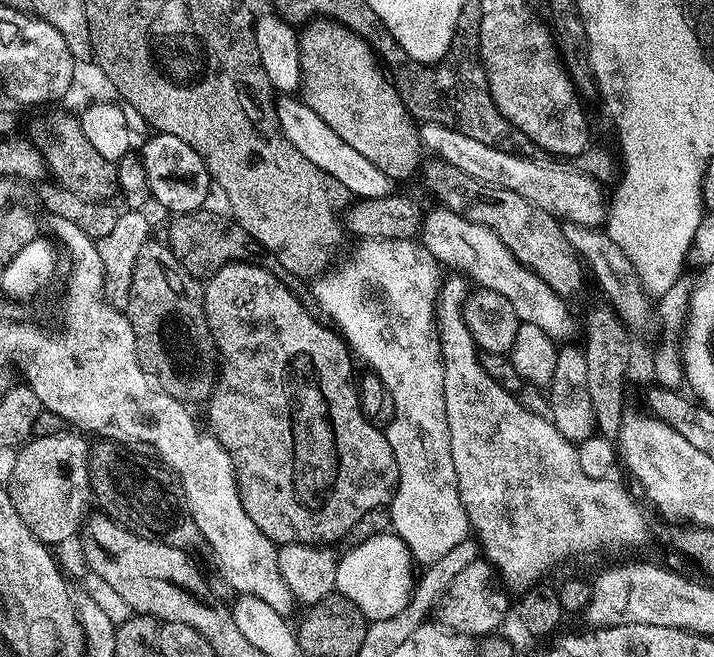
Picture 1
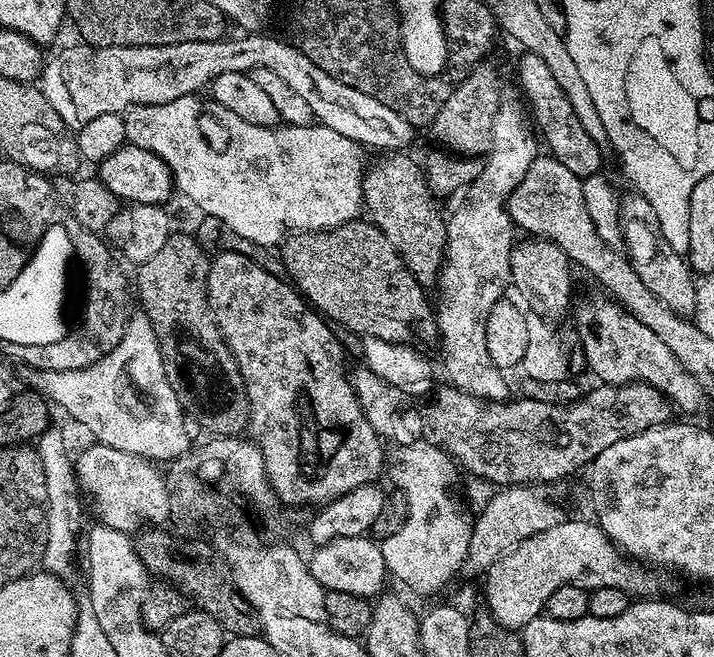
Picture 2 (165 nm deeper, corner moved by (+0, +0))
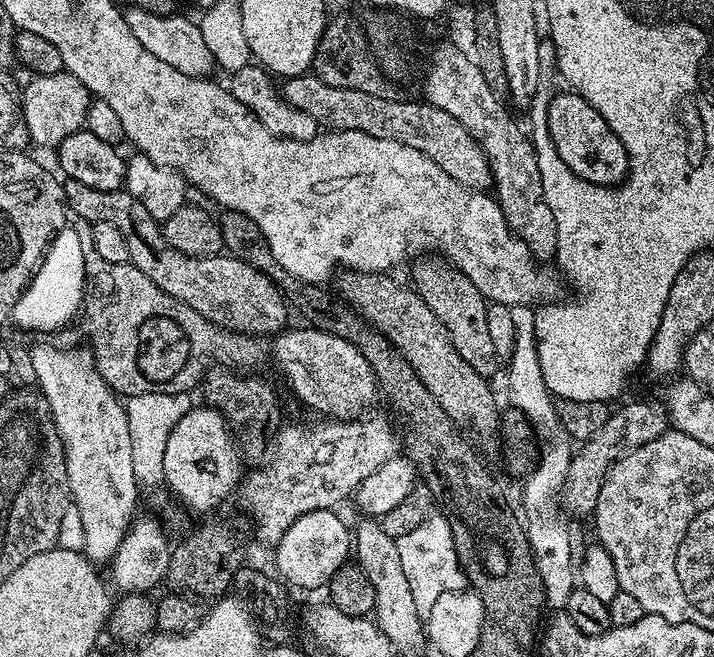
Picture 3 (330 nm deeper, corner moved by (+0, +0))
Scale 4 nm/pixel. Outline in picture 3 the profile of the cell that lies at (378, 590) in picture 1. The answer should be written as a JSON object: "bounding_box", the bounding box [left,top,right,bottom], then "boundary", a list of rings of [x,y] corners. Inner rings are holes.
{"bounding_box":[274,510,354,589],"boundary":[[[314,510],[298,518],[298,522],[294,522],[294,526],[290,526],[286,534],[282,534],[282,538],[274,545],[277,568],[275,571],[281,581],[287,582],[293,589],[323,589],[328,579],[346,563],[354,548],[354,536],[349,525],[347,528],[336,514],[332,510]]]}

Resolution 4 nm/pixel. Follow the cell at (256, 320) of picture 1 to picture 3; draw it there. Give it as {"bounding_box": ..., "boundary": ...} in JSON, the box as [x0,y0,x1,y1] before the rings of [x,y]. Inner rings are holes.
{"bounding_box":[63,179,290,338],"boundary":[[[70,179],[63,181],[64,188],[68,191],[68,199],[70,206],[74,210],[74,214],[81,216],[84,222],[91,225],[97,224],[98,222],[111,222],[114,226],[118,226],[118,231],[122,233],[126,238],[126,246],[130,246],[130,261],[135,264],[138,270],[142,270],[142,274],[146,274],[146,278],[150,278],[150,282],[154,282],[154,286],[158,286],[158,290],[162,290],[166,294],[170,294],[174,298],[178,298],[178,302],[186,302],[186,306],[190,306],[190,310],[198,310],[198,314],[202,314],[202,318],[206,318],[210,322],[214,322],[219,328],[225,328],[231,332],[241,332],[247,336],[272,338],[275,337],[277,332],[285,331],[286,325],[289,323],[288,312],[290,316],[290,308],[286,303],[283,296],[280,295],[280,290],[277,281],[273,280],[271,276],[267,276],[265,272],[260,272],[254,266],[250,266],[245,260],[238,260],[231,254],[221,254],[218,256],[189,256],[187,252],[178,250],[174,246],[170,246],[170,242],[164,236],[164,229],[161,221],[155,220],[150,216],[146,206],[138,202],[138,200],[129,194],[125,190],[94,190],[94,186],[85,186],[83,182],[74,182]]]}

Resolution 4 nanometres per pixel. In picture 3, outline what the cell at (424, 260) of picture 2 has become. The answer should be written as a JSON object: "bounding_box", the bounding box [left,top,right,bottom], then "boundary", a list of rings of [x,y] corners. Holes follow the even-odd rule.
{"bounding_box":[411,259,498,374],"boundary":[[[421,259],[416,262],[421,262],[421,264],[413,266],[413,282],[411,281],[411,283],[414,285],[415,292],[420,295],[422,302],[426,302],[426,306],[430,306],[430,310],[434,310],[434,318],[438,318],[438,322],[442,322],[442,326],[446,326],[446,334],[450,334],[450,342],[454,342],[454,350],[458,350],[458,354],[462,354],[462,358],[466,358],[466,362],[470,362],[470,366],[474,366],[474,370],[492,374],[496,368],[498,354],[494,350],[494,338],[490,338],[490,325],[486,323],[489,301],[485,300],[483,294],[478,290],[478,286],[474,286],[474,282],[470,282],[470,278],[466,278],[457,268],[452,267],[443,259],[432,259],[436,260]]]}

